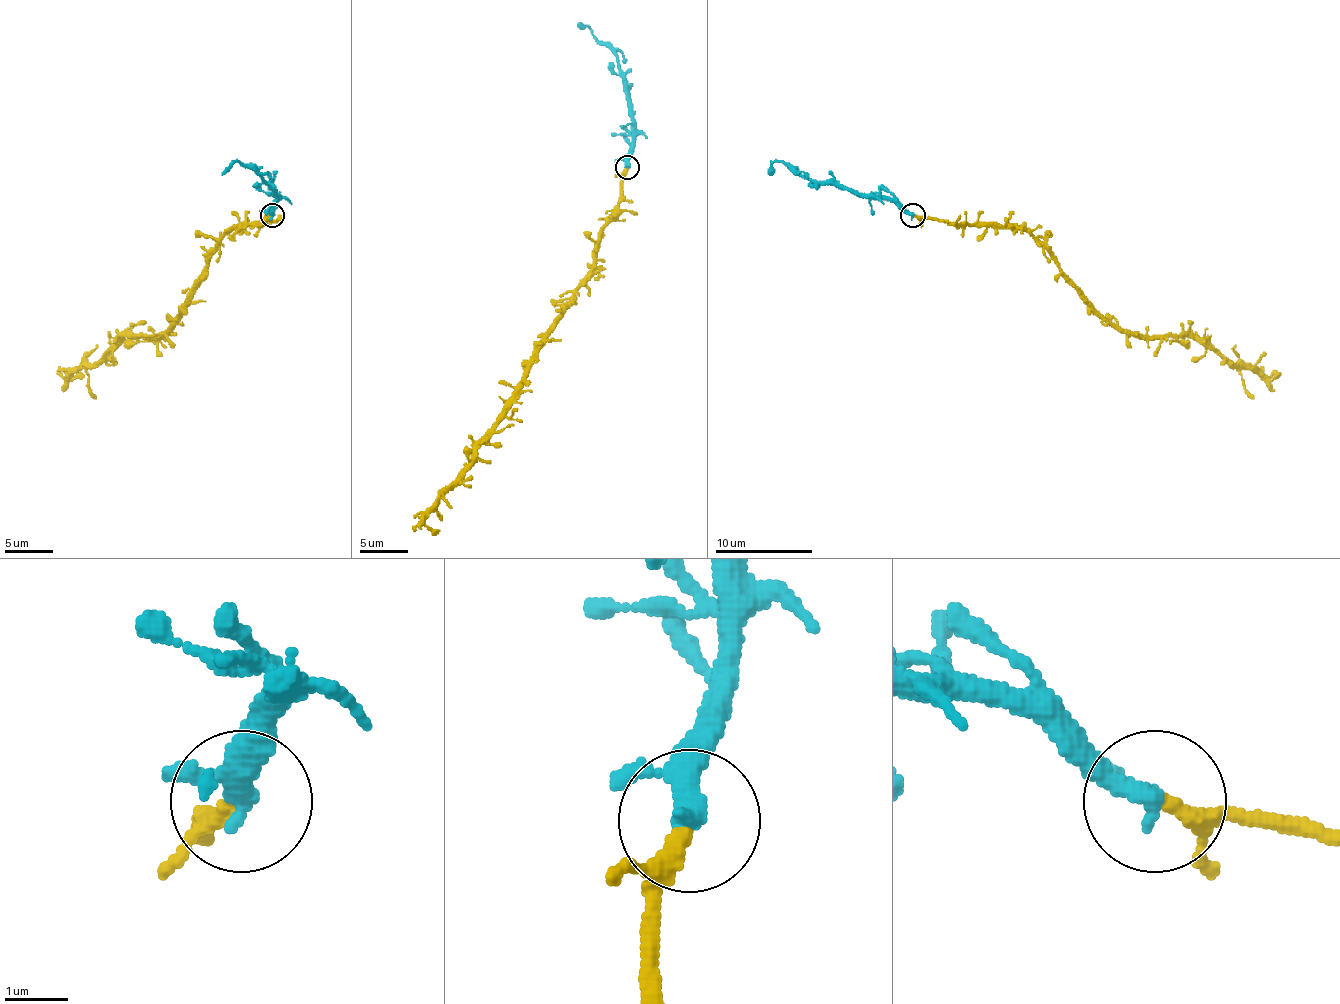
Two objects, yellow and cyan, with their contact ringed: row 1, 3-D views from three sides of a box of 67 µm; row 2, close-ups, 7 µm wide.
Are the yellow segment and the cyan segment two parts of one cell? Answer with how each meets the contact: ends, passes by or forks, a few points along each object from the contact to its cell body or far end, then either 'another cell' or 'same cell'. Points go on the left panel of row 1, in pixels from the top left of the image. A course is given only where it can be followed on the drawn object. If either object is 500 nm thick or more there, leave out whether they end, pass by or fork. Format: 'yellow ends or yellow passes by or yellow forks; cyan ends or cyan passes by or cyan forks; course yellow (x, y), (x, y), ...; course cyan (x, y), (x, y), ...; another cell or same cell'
yellow passes by; cyan passes by; course yellow (271, 214), (261, 224), (235, 226), (159, 336), (125, 336), (70, 379), (84, 374); course cyan (271, 214), (276, 197), (264, 180), (237, 161), (223, 175); same cell

